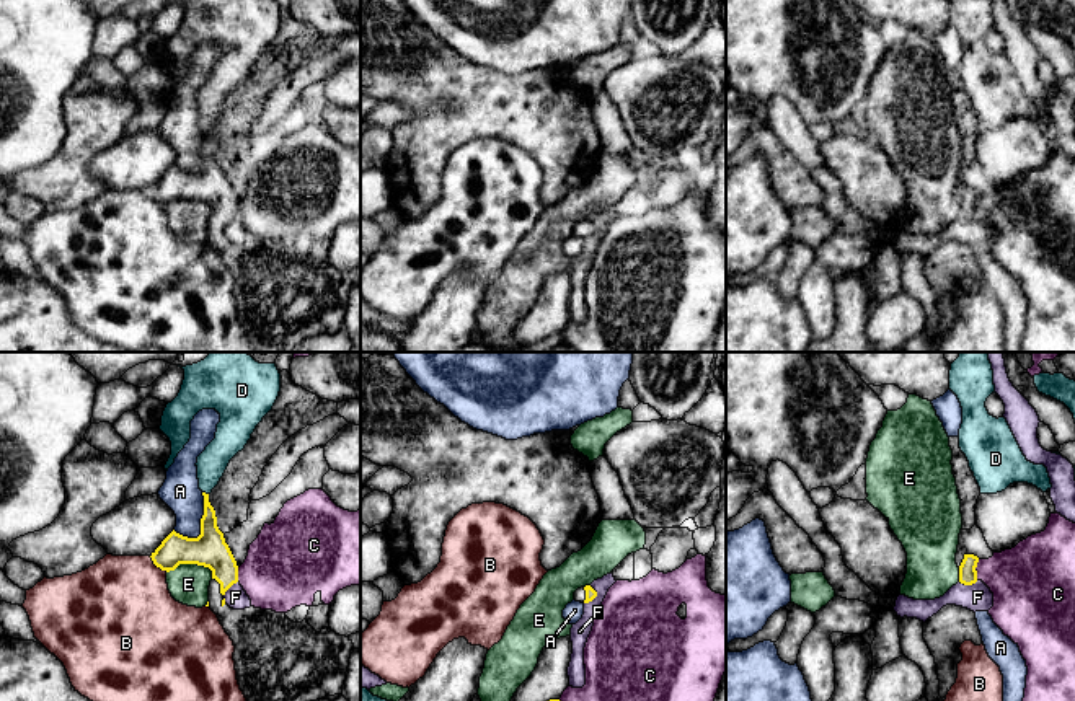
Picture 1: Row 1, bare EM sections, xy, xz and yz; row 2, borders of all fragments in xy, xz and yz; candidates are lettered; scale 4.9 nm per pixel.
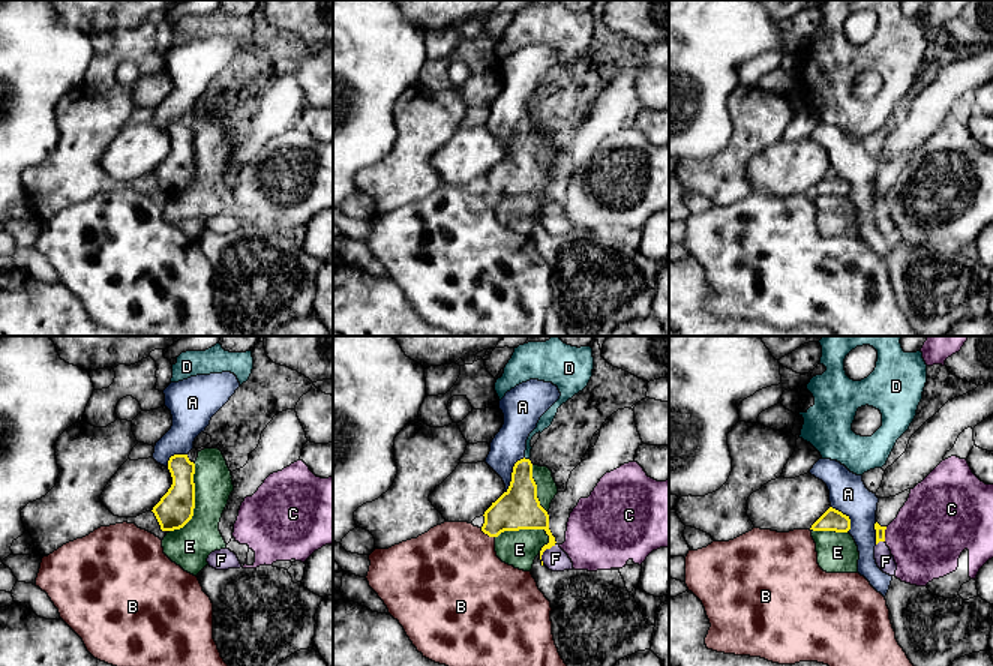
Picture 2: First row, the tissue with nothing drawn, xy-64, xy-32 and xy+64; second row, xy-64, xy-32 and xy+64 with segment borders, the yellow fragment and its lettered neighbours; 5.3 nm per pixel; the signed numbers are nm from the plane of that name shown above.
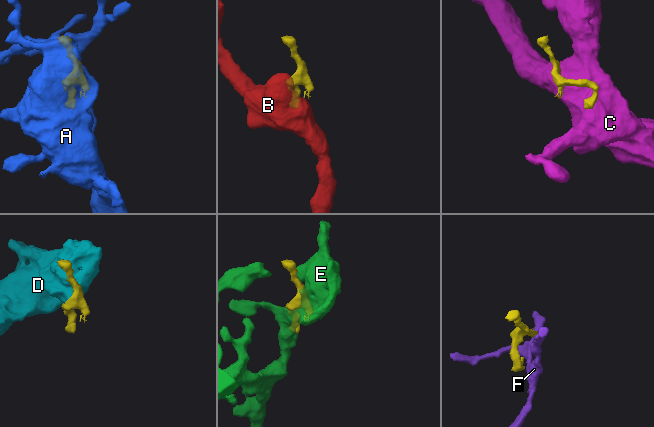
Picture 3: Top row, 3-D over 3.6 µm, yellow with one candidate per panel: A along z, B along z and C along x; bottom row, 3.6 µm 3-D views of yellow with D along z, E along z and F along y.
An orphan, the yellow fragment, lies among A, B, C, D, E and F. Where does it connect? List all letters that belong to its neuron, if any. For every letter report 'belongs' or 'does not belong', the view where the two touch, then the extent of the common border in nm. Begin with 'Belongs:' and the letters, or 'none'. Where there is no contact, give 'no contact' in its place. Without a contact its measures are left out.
Belongs: none
A: does not belong | xy | 240 nm
B: does not belong | xy | 120 nm
C: does not belong | yz | 110 nm
D: does not belong | xy | 40 nm
E: does not belong | xy | 240 nm
F: does not belong | xz | 100 nm

